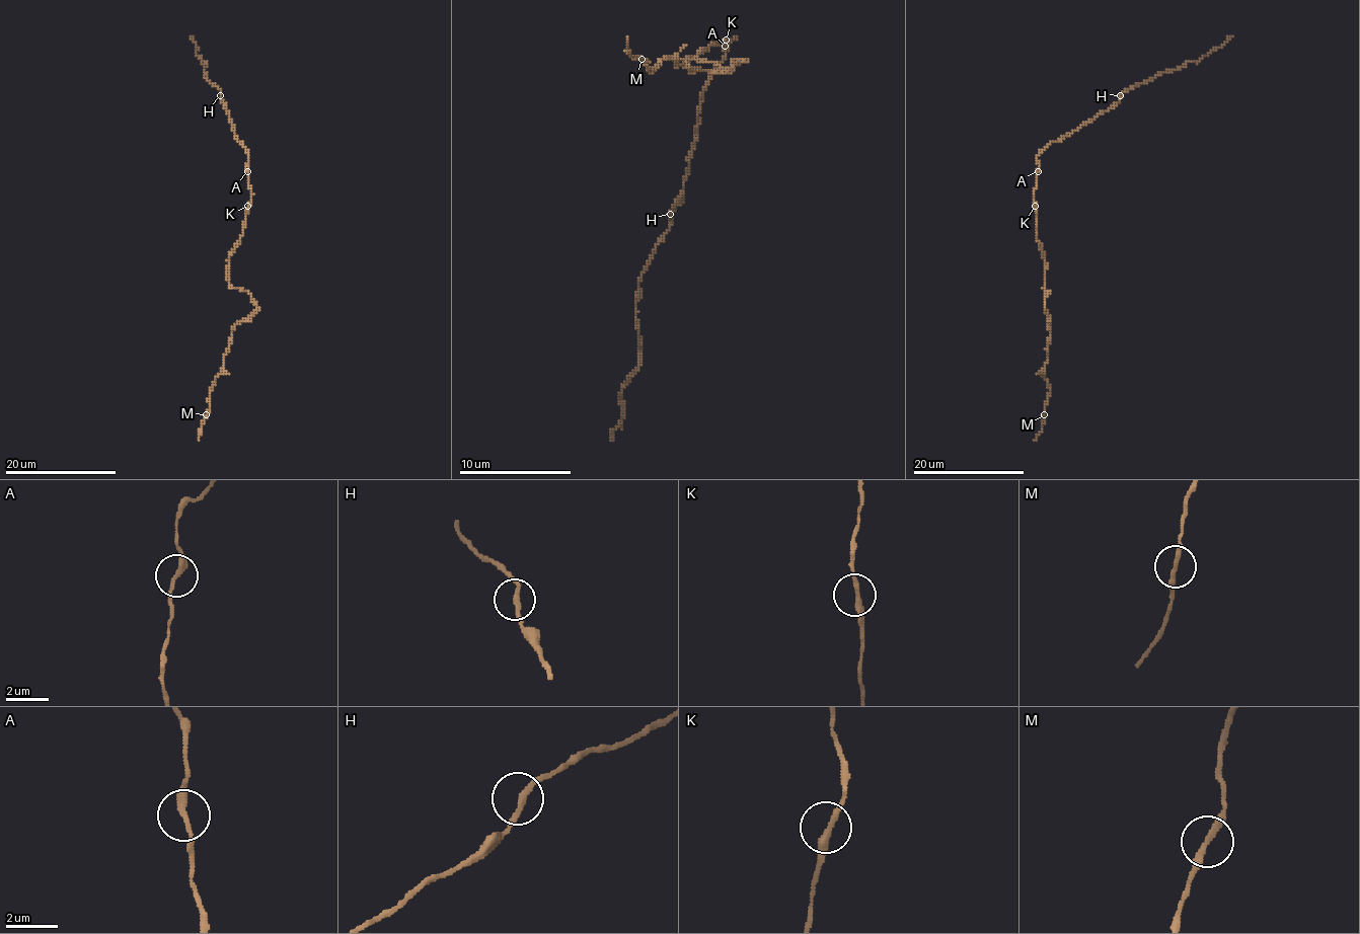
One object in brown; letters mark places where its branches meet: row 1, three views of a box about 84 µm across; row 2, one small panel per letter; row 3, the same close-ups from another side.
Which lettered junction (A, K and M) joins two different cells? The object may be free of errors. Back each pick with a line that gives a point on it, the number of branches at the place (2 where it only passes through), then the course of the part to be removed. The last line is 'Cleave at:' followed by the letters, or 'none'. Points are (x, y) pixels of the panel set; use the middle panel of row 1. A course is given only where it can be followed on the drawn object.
A: place (725, 46); branches 2; course (726, 45), (700, 101), (683, 193), (638, 284), (638, 371), (621, 390), (621, 423), (610, 441)
Cleave at: A

